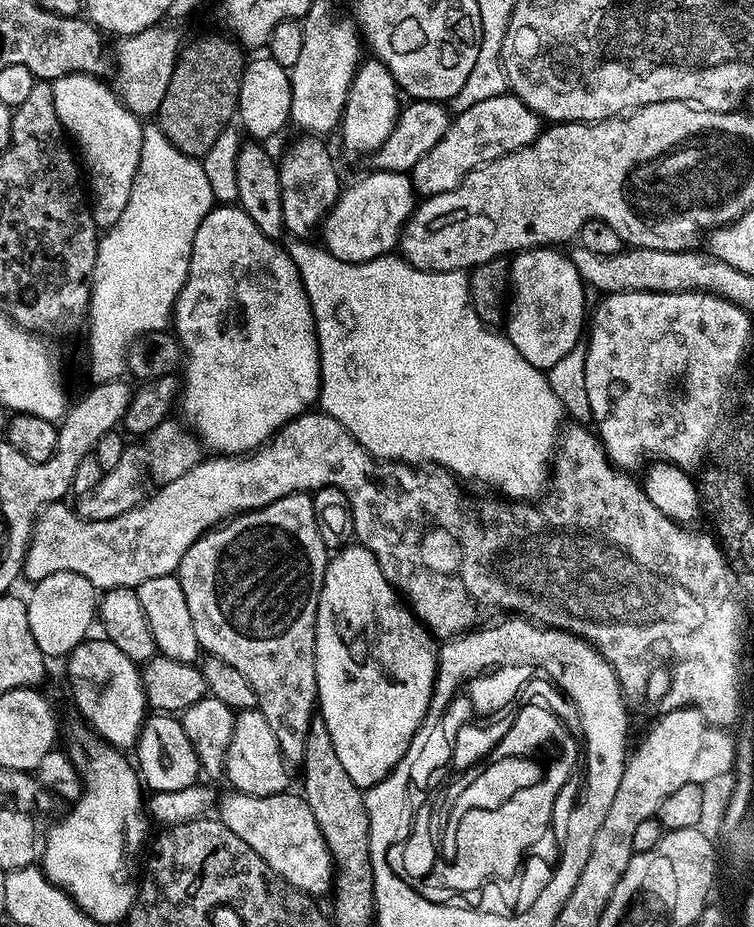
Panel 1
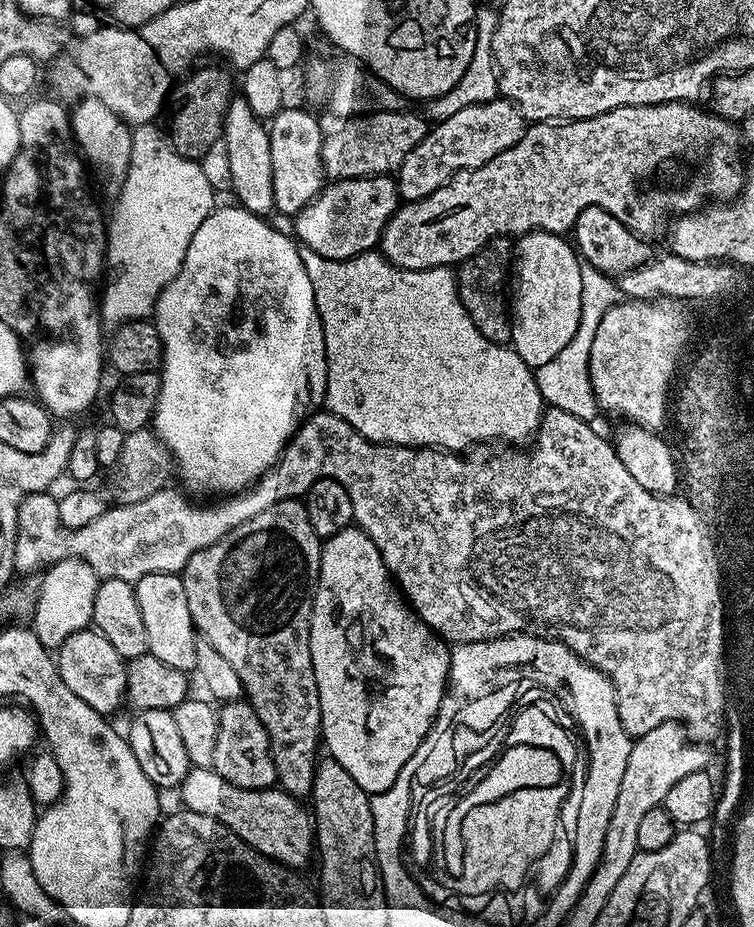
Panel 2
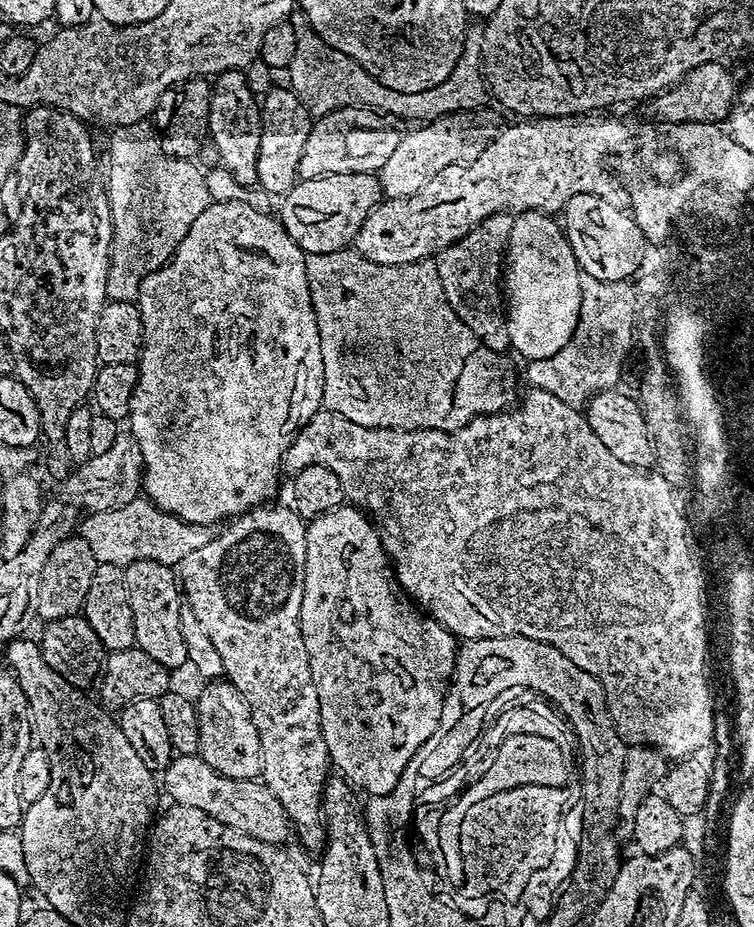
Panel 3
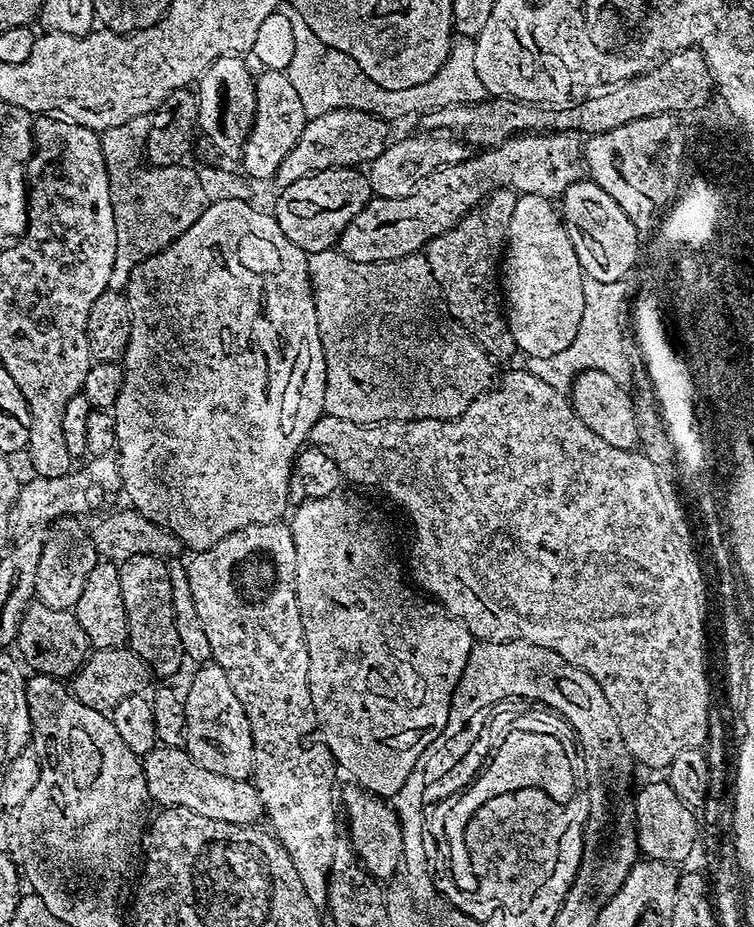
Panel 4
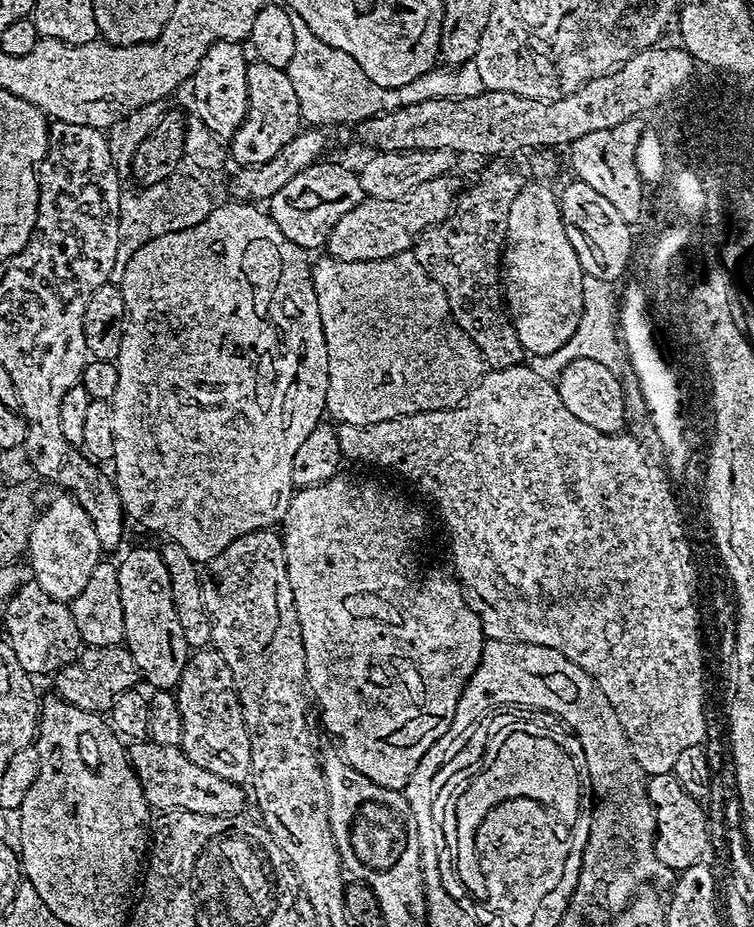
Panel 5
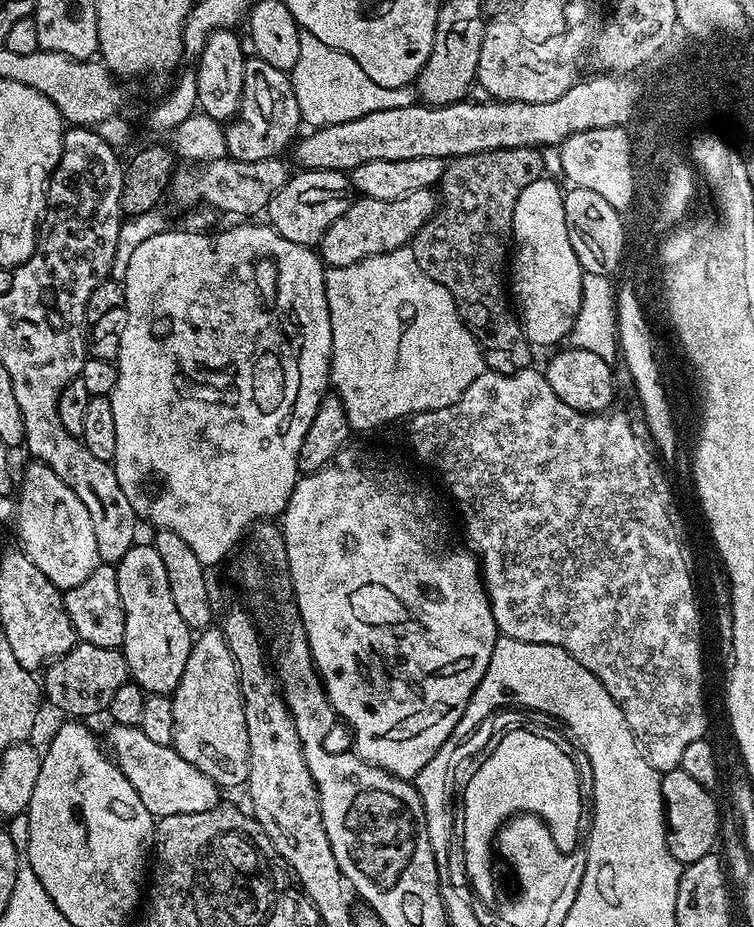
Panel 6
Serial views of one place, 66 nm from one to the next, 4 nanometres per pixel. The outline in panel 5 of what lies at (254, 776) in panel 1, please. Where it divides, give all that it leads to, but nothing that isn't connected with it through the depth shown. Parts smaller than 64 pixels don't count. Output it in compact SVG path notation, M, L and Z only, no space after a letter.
M208 638L195 645L192 661L188 663L186 678L182 678L182 686L175 692L176 705L180 718L179 749L206 774L214 774L214 778L222 781L230 790L236 790L249 783L252 778L252 747L250 746L250 730L246 726L244 700L240 697L238 678L234 674L234 666L226 654L219 639Z

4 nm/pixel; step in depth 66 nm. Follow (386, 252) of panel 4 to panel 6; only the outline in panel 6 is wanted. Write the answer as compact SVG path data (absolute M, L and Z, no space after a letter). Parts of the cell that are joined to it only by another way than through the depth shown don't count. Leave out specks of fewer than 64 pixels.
M432 188L414 190L414 194L406 194L397 200L379 200L369 196L353 199L346 214L325 230L318 242L318 255L325 265L341 268L380 252L393 252L411 241L416 231L436 213L437 207L438 196Z

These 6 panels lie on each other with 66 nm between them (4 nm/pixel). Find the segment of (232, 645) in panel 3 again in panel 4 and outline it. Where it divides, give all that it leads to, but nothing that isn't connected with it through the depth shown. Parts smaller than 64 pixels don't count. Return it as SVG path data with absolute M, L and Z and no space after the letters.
M284 522L255 524L191 558L186 575L211 659L226 670L230 686L234 686L234 694L238 694L238 702L242 702L242 710L246 710L250 722L254 742L252 776L262 798L266 820L272 823L271 831L290 854L294 870L298 870L298 878L302 878L302 886L306 886L306 894L310 894L310 902L318 909L327 909L328 881L332 864L338 858L336 847L340 844L340 836L342 840L341 829L340 832L336 829L338 765L320 734L314 702L310 698L310 654L298 606L298 550L294 534Z

